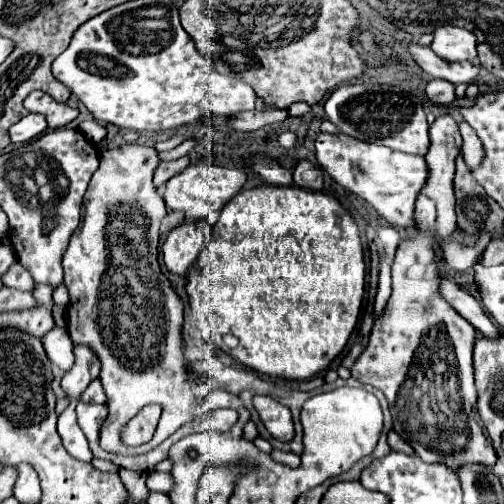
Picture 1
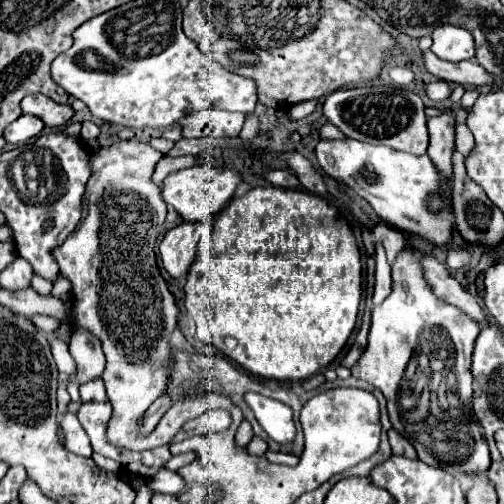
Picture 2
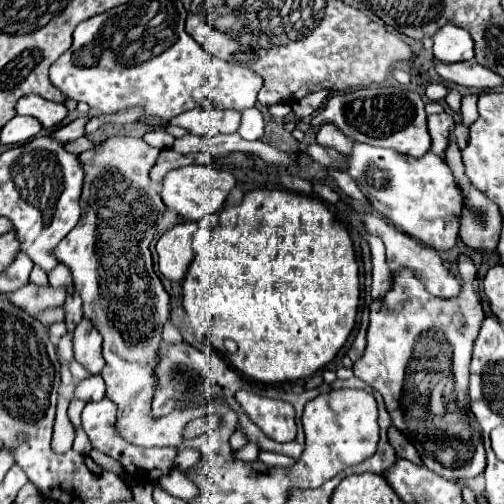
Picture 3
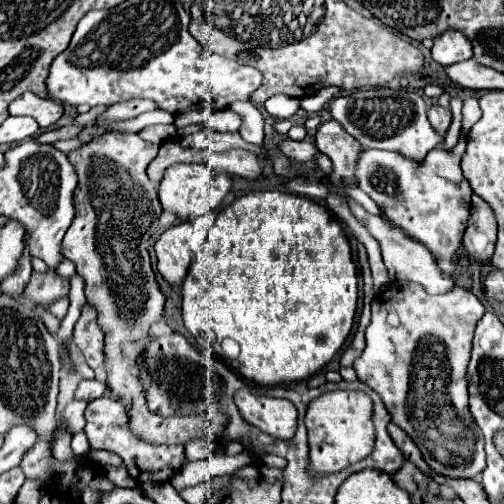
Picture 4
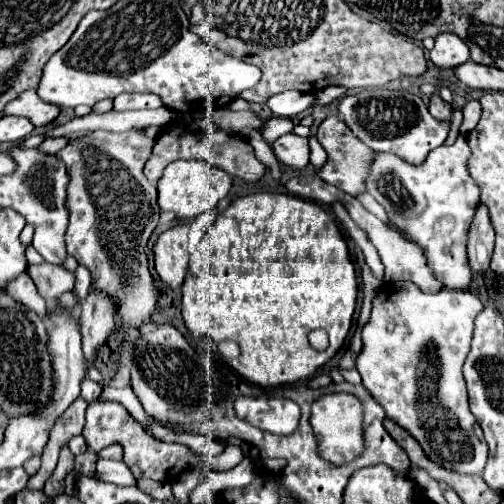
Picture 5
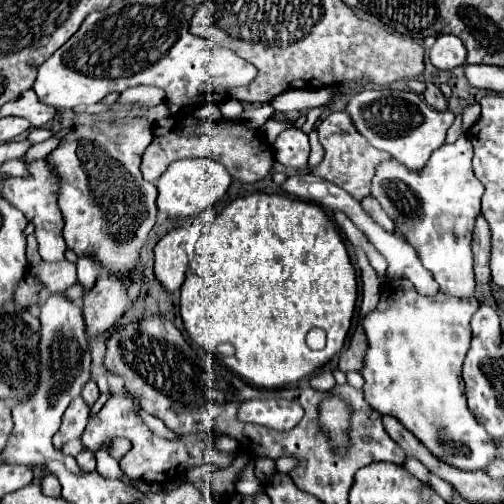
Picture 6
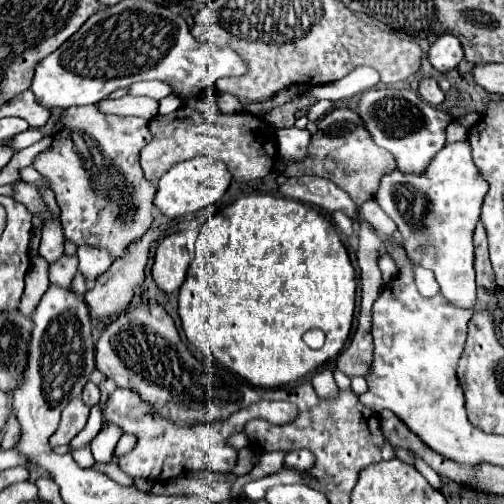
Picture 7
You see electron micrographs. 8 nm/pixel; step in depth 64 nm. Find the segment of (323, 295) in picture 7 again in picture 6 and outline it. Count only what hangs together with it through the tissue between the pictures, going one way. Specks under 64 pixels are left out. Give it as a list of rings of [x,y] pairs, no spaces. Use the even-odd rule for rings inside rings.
[[[254,193],[236,198],[214,218],[212,224],[203,227],[196,244],[196,258],[190,266],[184,248],[186,238],[186,228],[174,228],[160,238],[154,246],[156,278],[168,292],[176,292],[182,286],[180,314],[192,342],[208,352],[216,352],[218,346],[218,354],[230,356],[224,358],[224,362],[250,384],[258,388],[280,388],[298,382],[342,350],[356,308],[358,282],[342,236],[322,208],[282,194]],[[312,328],[332,328],[328,344],[320,352],[306,346],[304,338]]]

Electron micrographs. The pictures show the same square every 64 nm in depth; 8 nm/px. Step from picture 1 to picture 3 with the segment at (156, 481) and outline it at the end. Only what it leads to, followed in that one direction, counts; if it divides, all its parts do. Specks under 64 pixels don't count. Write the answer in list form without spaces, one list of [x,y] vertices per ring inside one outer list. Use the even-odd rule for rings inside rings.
[[[173,469],[168,476],[162,476],[158,480],[158,486],[166,488],[166,492],[170,492],[173,496],[178,498],[184,498],[184,500],[190,500],[194,498],[198,492],[196,492],[196,484],[188,480],[188,476],[184,476],[178,469]]]

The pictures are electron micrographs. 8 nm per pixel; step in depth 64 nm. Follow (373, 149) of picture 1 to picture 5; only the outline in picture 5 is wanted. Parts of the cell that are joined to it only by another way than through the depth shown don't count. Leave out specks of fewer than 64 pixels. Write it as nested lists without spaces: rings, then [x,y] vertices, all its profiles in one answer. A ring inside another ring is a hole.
[[[284,134],[280,136],[274,144],[272,150],[276,154],[276,158],[292,168],[304,168],[308,164],[308,156],[310,156],[310,148],[308,148],[308,138],[300,138],[296,134]],[[458,136],[452,146],[434,148],[418,166],[400,160],[396,154],[374,152],[370,176],[366,178],[366,192],[384,206],[388,220],[420,244],[426,258],[430,258],[434,274],[444,280],[444,286],[458,290],[466,290],[472,278],[466,238],[480,200],[480,188],[472,184],[468,174],[468,156],[470,148],[464,136]]]

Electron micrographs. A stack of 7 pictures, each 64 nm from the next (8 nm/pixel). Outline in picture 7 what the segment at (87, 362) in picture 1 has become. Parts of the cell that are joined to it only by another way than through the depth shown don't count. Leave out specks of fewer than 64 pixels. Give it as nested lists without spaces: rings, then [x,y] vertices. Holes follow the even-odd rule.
[[[174,222],[164,224],[160,230],[148,230],[136,244],[132,244],[128,248],[128,252],[126,252],[124,258],[116,260],[108,268],[108,272],[104,272],[102,276],[98,276],[94,288],[90,292],[86,292],[86,296],[84,296],[84,302],[88,304],[88,312],[92,316],[92,324],[94,326],[98,326],[100,322],[110,322],[110,320],[118,318],[128,308],[128,304],[132,302],[132,296],[134,296],[134,288],[144,282],[144,268],[146,268],[146,262],[148,262],[150,244],[162,234],[162,230],[168,230],[172,226],[174,226]]]

